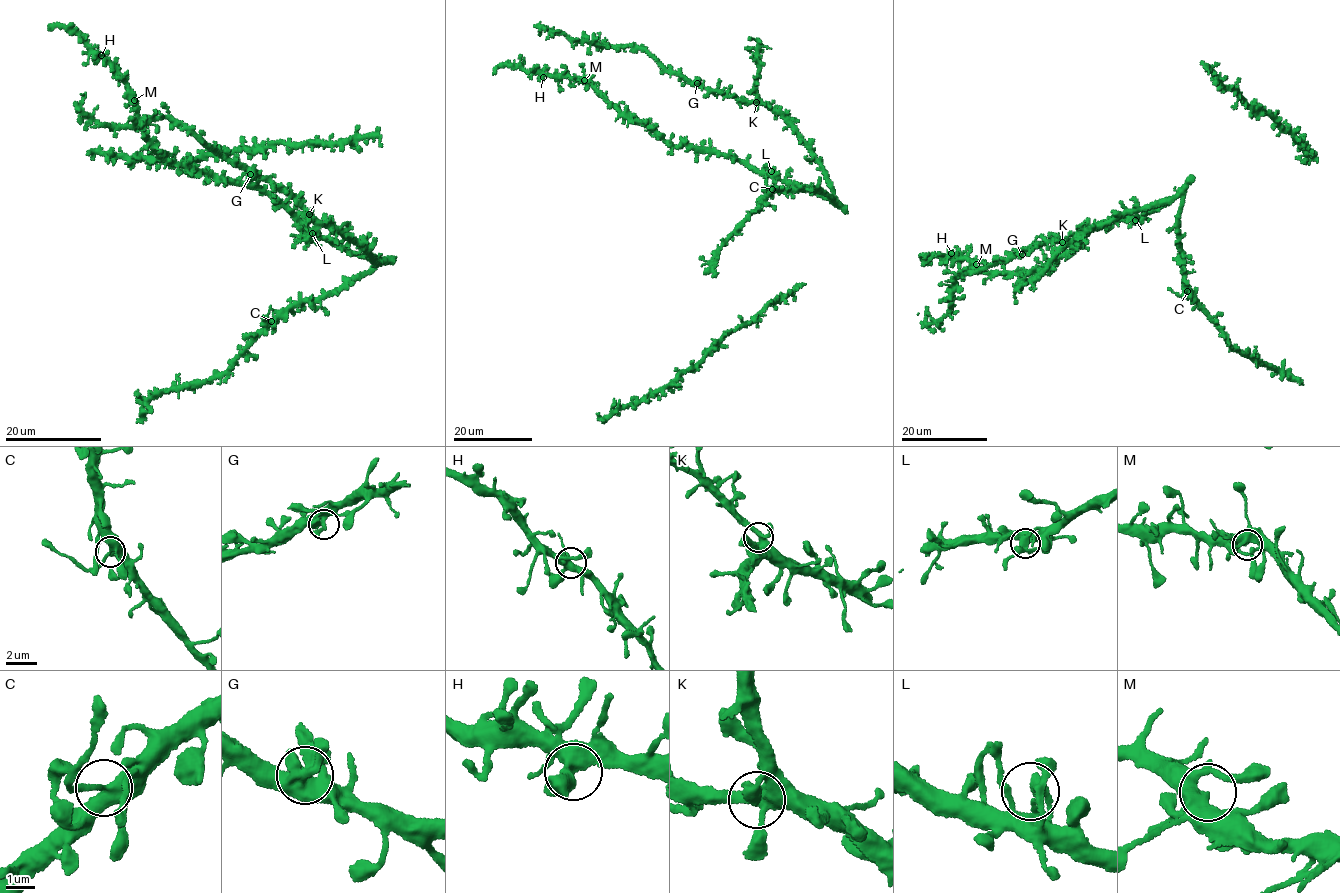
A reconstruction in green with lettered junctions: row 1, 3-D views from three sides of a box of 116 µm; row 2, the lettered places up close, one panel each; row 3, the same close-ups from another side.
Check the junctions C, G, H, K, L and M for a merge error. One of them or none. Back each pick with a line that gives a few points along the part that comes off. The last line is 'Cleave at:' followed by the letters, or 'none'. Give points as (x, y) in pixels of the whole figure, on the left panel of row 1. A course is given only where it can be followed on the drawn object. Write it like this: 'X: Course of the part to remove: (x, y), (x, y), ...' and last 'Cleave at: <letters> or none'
C: Course of the part to remove: (270, 321), (265, 320), (270, 306)
Cleave at: C

